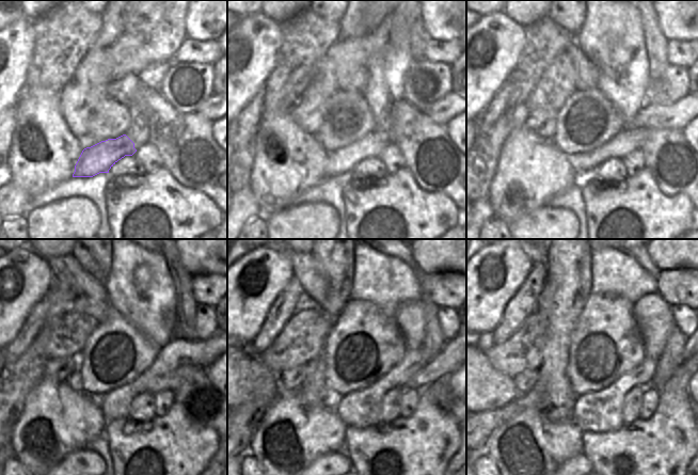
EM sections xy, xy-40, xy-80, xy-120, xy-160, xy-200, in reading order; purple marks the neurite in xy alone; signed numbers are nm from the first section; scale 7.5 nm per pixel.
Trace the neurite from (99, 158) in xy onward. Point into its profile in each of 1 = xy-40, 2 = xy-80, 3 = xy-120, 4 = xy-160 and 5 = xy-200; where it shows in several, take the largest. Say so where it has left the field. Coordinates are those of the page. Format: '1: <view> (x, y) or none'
1: xy-40 (340, 162)
2: xy-80 (627, 141)
3: xy-120 (171, 380)
4: xy-160 (444, 363)
5: xy-200 (683, 355)

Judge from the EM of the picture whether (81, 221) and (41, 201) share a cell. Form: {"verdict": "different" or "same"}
{"verdict": "different"}

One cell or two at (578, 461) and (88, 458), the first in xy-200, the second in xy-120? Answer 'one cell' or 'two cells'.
one cell

